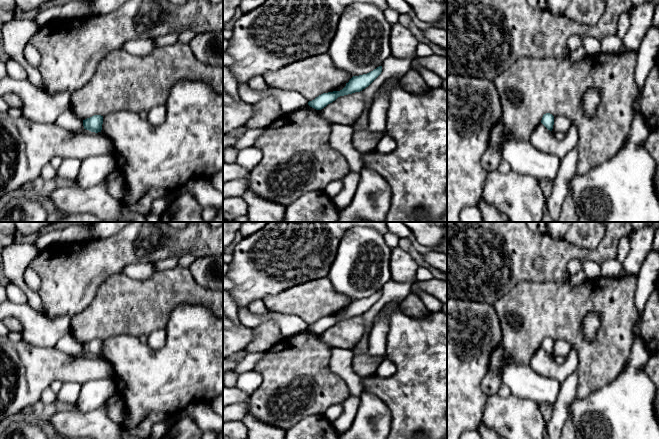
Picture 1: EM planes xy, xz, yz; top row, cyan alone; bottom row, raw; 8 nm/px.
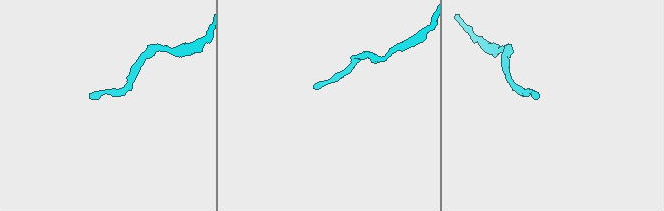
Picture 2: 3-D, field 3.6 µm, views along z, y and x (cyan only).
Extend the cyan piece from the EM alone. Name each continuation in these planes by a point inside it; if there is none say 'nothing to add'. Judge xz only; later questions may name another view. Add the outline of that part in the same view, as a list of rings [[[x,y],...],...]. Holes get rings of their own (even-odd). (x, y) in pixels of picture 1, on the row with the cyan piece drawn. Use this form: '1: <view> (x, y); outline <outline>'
nothing to add

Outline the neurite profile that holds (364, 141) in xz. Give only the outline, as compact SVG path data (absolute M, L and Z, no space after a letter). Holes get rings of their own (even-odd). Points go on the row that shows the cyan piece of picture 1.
M353 127L353 146L361 154L373 153L377 147L377 144L381 138L380 135L373 134L368 127L363 129L357 129Z

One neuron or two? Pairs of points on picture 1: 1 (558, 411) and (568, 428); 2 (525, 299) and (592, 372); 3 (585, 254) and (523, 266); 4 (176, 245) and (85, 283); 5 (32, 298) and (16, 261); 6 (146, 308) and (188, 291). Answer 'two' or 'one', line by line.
1: two
2: one
3: one
4: one
5: one
6: one

